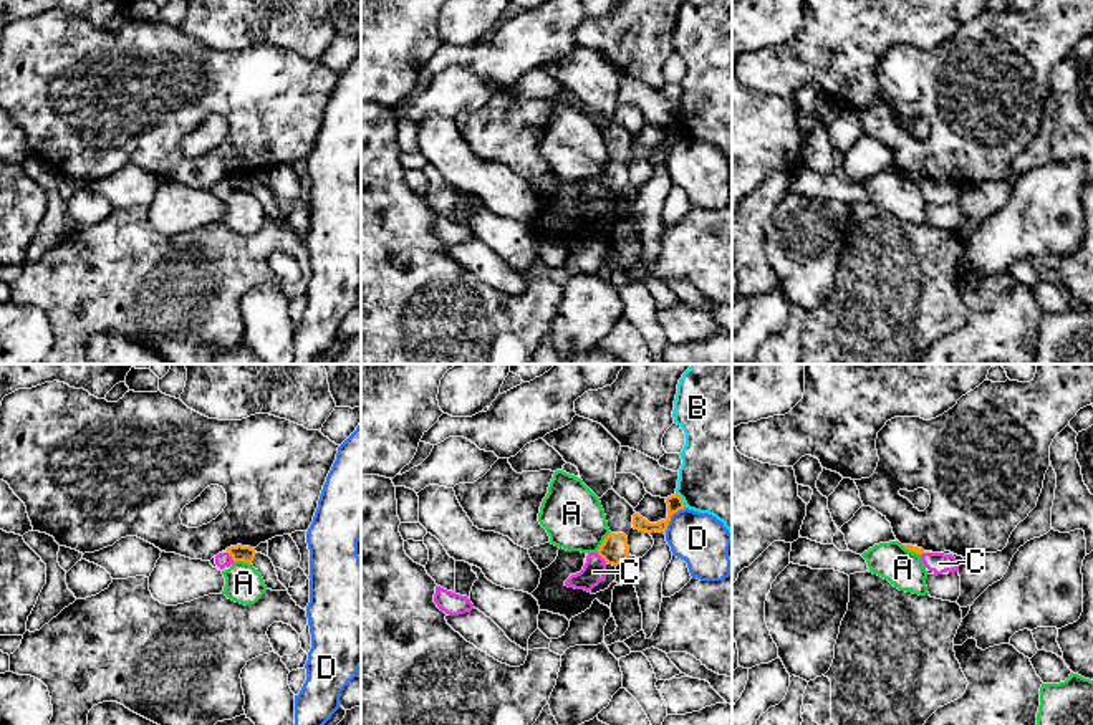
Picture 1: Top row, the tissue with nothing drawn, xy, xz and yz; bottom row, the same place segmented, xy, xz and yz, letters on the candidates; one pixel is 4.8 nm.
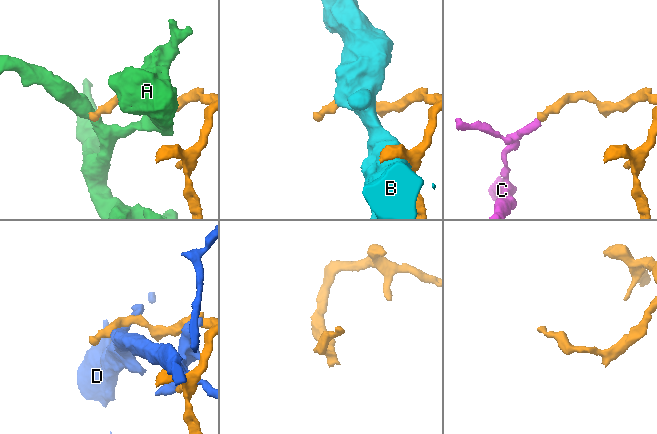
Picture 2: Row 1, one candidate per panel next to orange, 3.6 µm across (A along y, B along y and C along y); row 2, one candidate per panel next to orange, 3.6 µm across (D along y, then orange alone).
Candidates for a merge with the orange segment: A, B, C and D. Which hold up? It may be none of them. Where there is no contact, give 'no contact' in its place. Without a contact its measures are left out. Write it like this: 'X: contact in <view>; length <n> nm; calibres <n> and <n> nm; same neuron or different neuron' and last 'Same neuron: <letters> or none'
A: contact in xz; length 120 nm; calibres 140 and 300 nm; different neuron
B: contact in xz; length 90 nm; calibres 80 and 420 nm; different neuron
C: contact in xy; length 70 nm; calibres 80 and 70 nm; different neuron
D: contact in xz; length 170 nm; calibres 80 and 260 nm; different neuron
Same neuron: none

